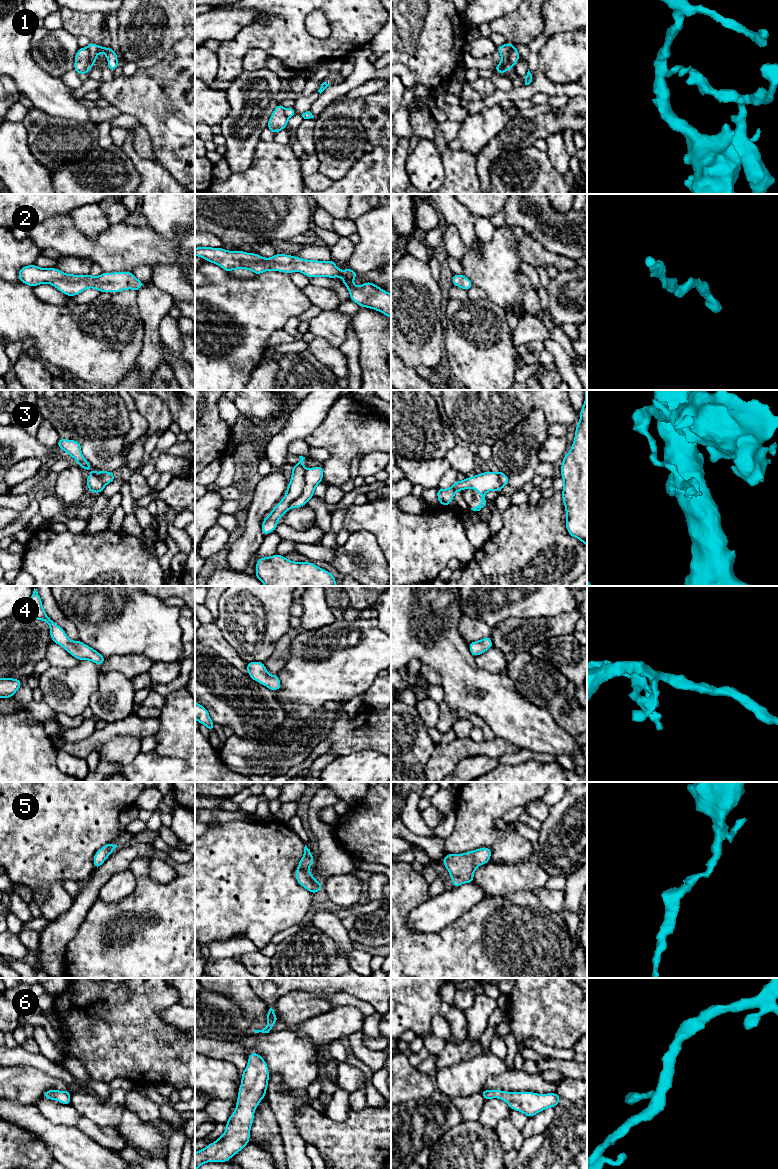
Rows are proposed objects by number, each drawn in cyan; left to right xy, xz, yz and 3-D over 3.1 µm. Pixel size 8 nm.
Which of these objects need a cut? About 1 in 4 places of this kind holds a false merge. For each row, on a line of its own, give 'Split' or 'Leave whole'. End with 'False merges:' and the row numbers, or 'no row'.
1: Split
2: Leave whole
3: Split
4: Leave whole
5: Leave whole
6: Leave whole
False merges: 1, 3

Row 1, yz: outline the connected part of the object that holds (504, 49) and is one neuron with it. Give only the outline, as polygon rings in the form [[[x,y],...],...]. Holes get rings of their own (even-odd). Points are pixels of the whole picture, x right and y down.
[[[506,43],[503,44],[499,47],[497,47],[497,51],[500,52],[501,54],[501,59],[503,60],[504,64],[508,63],[508,54],[509,51],[514,47],[514,45],[512,43]]]

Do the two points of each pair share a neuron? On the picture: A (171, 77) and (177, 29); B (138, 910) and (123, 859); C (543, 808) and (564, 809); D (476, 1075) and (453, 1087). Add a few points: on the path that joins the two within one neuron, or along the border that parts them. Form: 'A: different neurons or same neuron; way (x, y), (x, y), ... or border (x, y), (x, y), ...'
A: different neurons; border (184, 37), (179, 39), (160, 61)
B: different neurons; border (149, 857), (137, 857), (128, 868)
C: different neurons; border (550, 806), (548, 817), (542, 823)
D: same neuron; way (470, 1076), (459, 1081)

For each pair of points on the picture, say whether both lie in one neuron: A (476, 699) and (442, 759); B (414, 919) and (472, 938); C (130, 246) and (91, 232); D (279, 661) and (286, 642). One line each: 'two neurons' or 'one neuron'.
A: two neurons
B: two neurons
C: two neurons
D: one neuron

